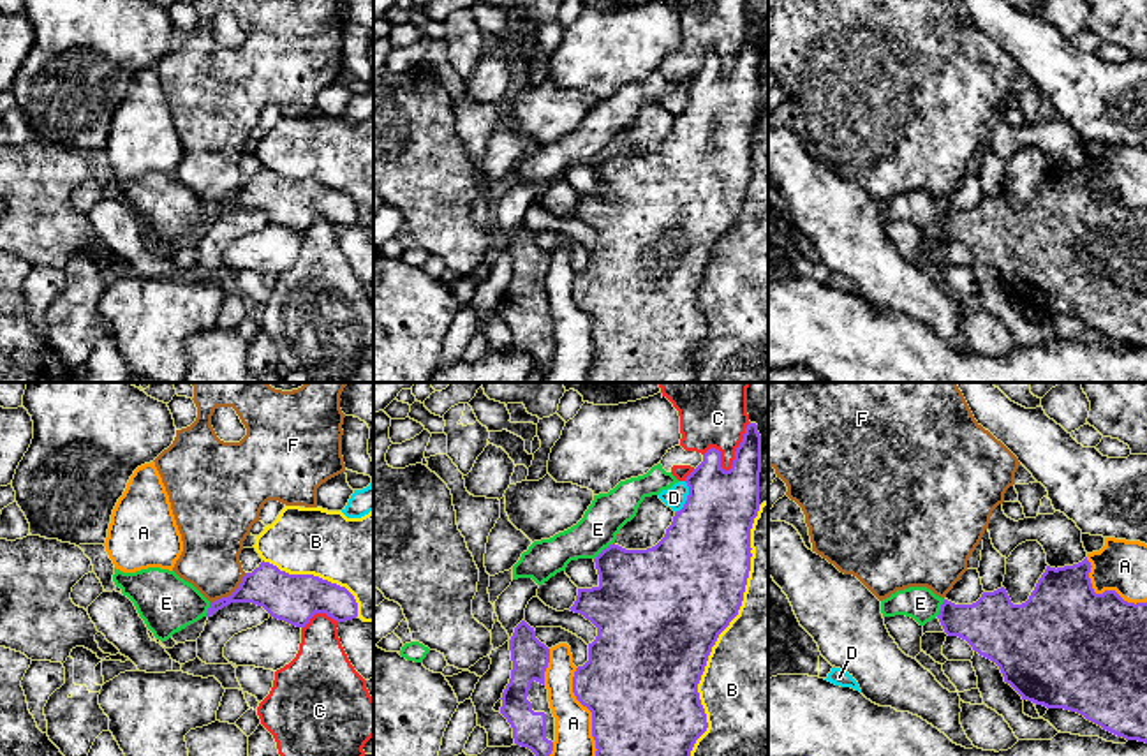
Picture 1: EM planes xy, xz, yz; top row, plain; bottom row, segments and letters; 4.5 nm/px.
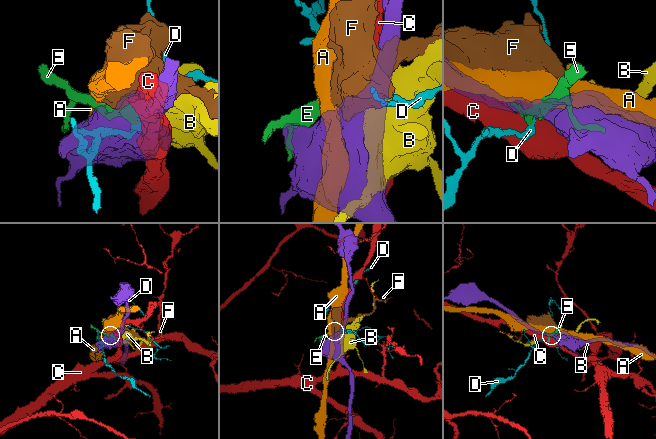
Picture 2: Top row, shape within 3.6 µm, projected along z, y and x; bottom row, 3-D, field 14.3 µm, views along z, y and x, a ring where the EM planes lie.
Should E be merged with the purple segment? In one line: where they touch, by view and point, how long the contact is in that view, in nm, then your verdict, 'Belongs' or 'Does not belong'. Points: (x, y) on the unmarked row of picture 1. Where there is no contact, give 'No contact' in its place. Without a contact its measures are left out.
Touches purple at xz (603, 155). Shared border 120 nm. Does not belong

